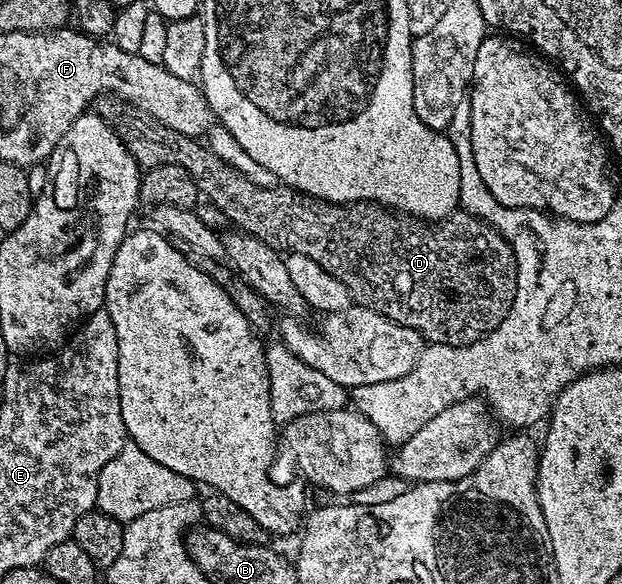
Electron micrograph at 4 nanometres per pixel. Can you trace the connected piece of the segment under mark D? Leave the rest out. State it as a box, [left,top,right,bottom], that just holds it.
[94,94,517,346]

